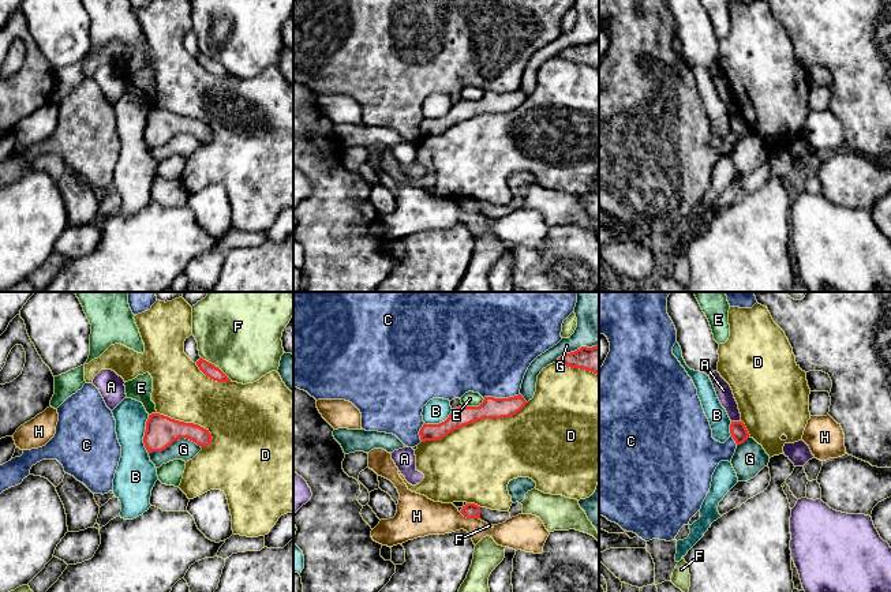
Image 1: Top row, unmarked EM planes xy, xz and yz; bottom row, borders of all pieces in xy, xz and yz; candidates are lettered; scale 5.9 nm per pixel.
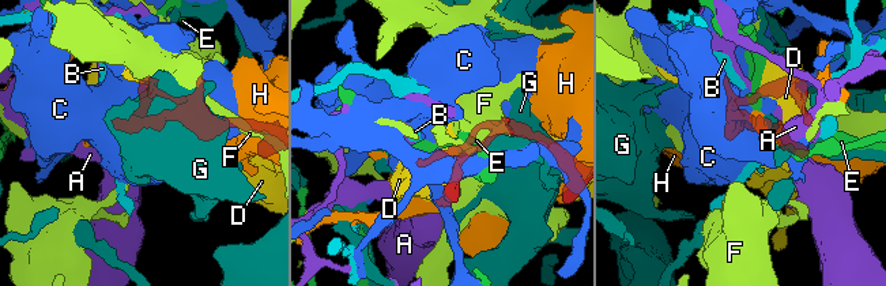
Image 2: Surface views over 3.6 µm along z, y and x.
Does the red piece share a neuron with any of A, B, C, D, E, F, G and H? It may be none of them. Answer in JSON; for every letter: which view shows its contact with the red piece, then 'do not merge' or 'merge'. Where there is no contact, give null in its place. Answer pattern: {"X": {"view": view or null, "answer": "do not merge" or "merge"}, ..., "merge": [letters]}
{"A": {"view": "yz", "answer": "do not merge"}, "B": {"view": "xy", "answer": "do not merge"}, "C": {"view": "xz", "answer": "do not merge"}, "D": {"view": "xz", "answer": "do not merge"}, "E": {"view": "xz", "answer": "do not merge"}, "F": {"view": "xy", "answer": "do not merge"}, "G": {"view": "xy", "answer": "do not merge"}, "H": {"view": "xz", "answer": "do not merge"}, "merge": []}

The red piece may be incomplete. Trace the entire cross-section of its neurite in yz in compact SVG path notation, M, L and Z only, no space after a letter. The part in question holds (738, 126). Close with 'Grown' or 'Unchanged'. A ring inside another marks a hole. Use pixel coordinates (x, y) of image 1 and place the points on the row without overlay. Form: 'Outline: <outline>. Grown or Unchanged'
Outline: M731 116L730 128L735 135L737 140L744 138L750 131L742 116Z. Unchanged

